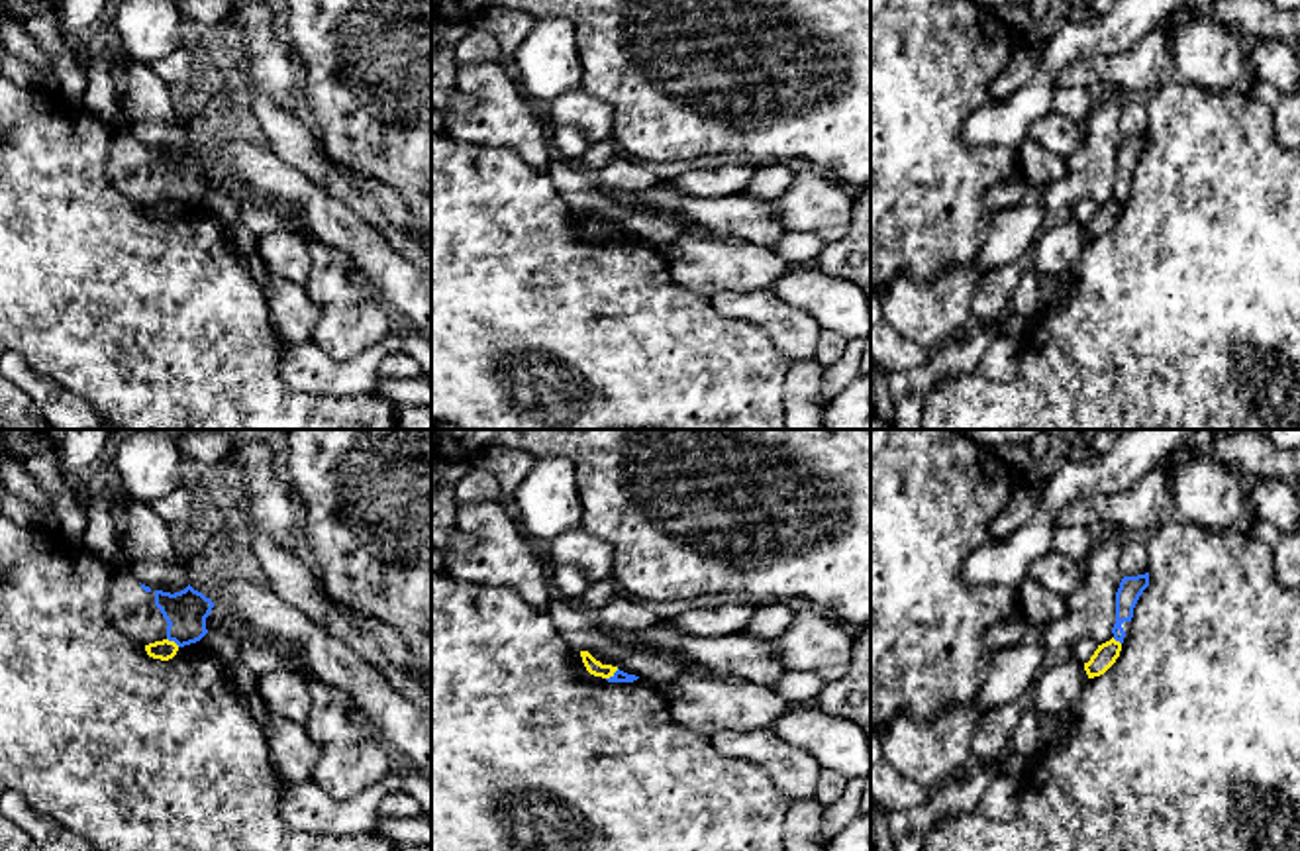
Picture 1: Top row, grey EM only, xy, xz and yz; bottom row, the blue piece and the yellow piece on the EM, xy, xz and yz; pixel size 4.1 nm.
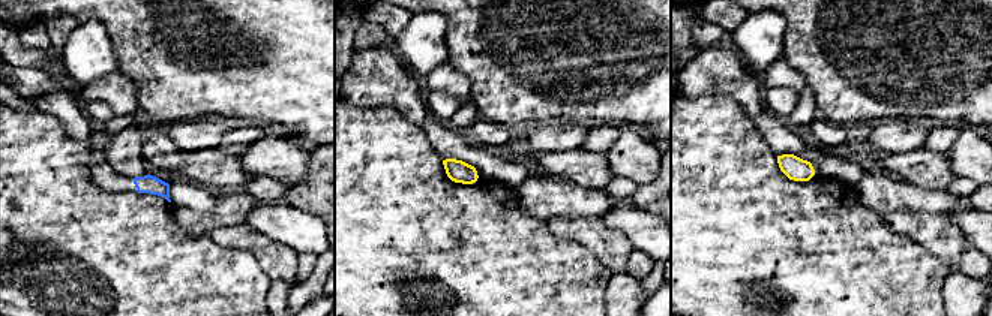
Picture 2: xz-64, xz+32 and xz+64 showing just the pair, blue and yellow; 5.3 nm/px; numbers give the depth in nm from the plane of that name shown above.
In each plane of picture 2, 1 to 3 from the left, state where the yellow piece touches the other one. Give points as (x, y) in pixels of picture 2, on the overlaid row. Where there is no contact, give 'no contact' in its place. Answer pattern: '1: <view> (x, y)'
1: no contact
2: no contact
3: no contact

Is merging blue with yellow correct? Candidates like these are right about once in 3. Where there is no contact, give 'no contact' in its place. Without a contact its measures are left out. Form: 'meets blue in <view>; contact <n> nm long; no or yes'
meets blue in xz; contact 70 nm long; no

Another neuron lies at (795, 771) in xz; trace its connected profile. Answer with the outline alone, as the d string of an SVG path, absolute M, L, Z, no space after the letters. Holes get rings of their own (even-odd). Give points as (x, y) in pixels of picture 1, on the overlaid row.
M771 727L716 729L714 749L725 757L761 765L790 800L814 800L820 763L804 749L782 741Z

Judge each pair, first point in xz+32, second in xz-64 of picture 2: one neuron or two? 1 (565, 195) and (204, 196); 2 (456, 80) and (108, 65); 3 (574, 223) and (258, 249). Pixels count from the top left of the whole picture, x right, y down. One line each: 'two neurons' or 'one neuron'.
1: two neurons
2: two neurons
3: one neuron

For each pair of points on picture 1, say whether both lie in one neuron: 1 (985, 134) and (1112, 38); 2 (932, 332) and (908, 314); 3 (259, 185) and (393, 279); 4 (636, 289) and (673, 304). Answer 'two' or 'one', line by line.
1: one
2: one
3: one
4: one

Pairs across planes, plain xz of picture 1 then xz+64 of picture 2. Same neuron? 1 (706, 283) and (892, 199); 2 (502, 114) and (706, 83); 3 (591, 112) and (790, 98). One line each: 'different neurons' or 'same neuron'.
1: same neuron
2: same neuron
3: different neurons

